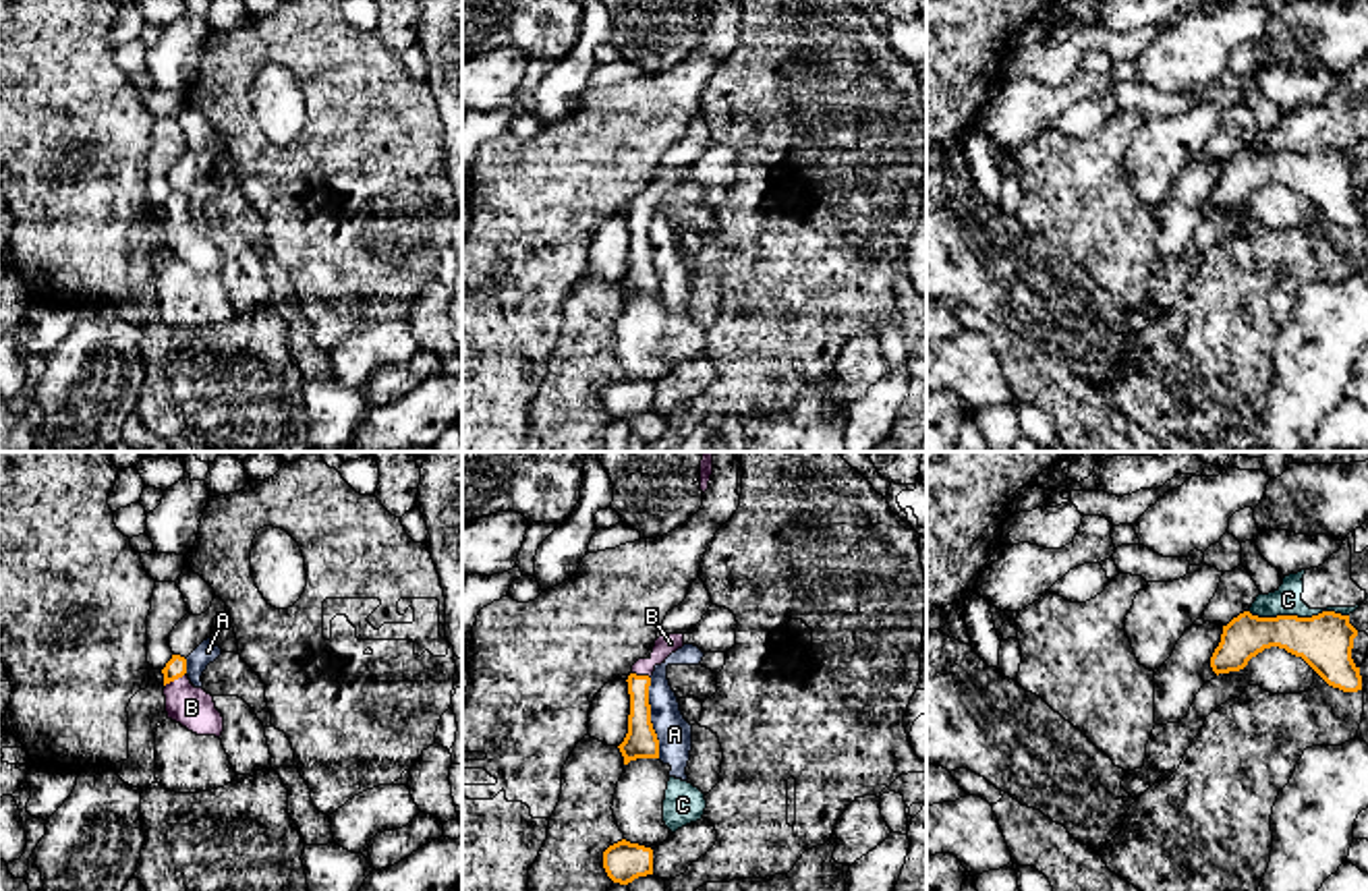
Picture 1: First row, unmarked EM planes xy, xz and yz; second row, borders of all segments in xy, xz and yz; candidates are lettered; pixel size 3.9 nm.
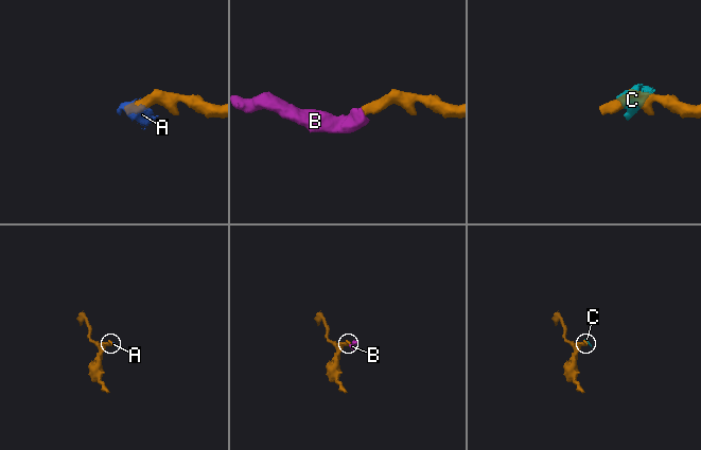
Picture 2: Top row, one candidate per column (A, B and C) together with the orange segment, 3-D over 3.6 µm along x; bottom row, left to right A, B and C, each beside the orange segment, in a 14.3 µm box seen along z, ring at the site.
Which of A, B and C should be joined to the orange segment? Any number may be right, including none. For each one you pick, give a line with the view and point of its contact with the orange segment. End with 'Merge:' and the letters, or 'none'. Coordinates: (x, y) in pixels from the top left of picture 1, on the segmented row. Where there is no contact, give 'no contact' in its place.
B: xy (175, 678)
Merge: B

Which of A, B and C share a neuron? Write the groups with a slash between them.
A C / B

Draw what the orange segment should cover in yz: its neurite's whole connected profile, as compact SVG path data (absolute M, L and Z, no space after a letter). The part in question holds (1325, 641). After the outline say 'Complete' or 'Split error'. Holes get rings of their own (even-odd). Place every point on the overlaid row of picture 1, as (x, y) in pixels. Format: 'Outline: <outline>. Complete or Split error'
Outline: M1244 611L1223 626L1210 667L1217 676L1239 671L1264 649L1279 646L1302 657L1329 686L1358 692L1362 676L1351 659L1356 636L1358 630L1349 624L1349 615L1335 611L1312 617L1258 617Z. Complete

